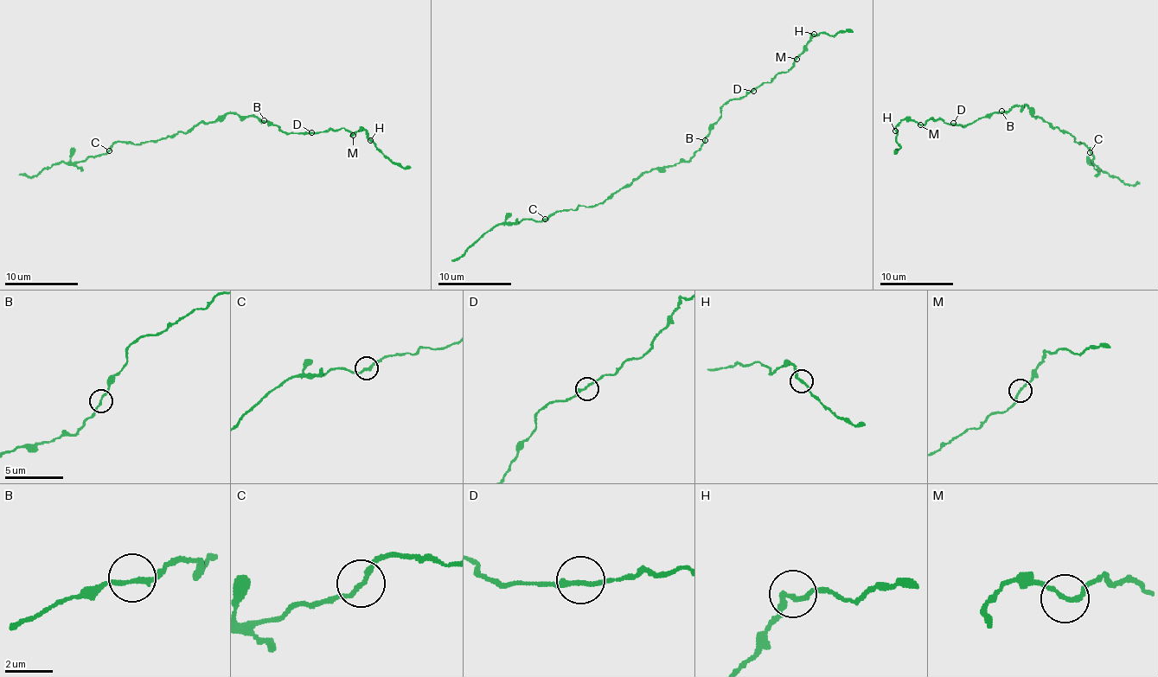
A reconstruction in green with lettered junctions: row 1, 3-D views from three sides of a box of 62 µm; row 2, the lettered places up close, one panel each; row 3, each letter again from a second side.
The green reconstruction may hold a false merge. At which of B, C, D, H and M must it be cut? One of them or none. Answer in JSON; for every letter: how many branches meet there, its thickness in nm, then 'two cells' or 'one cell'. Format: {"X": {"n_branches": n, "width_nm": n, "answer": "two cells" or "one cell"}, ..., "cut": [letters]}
{"B": {"n_branches": 2, "width_nm": 180, "answer": "one cell"}, "C": {"n_branches": 2, "width_nm": 200, "answer": "two cells"}, "D": {"n_branches": 2, "width_nm": 200, "answer": "one cell"}, "H": {"n_branches": 2, "width_nm": 200, "answer": "one cell"}, "M": {"n_branches": 2, "width_nm": 180, "answer": "one cell"}, "cut": ["C"]}

